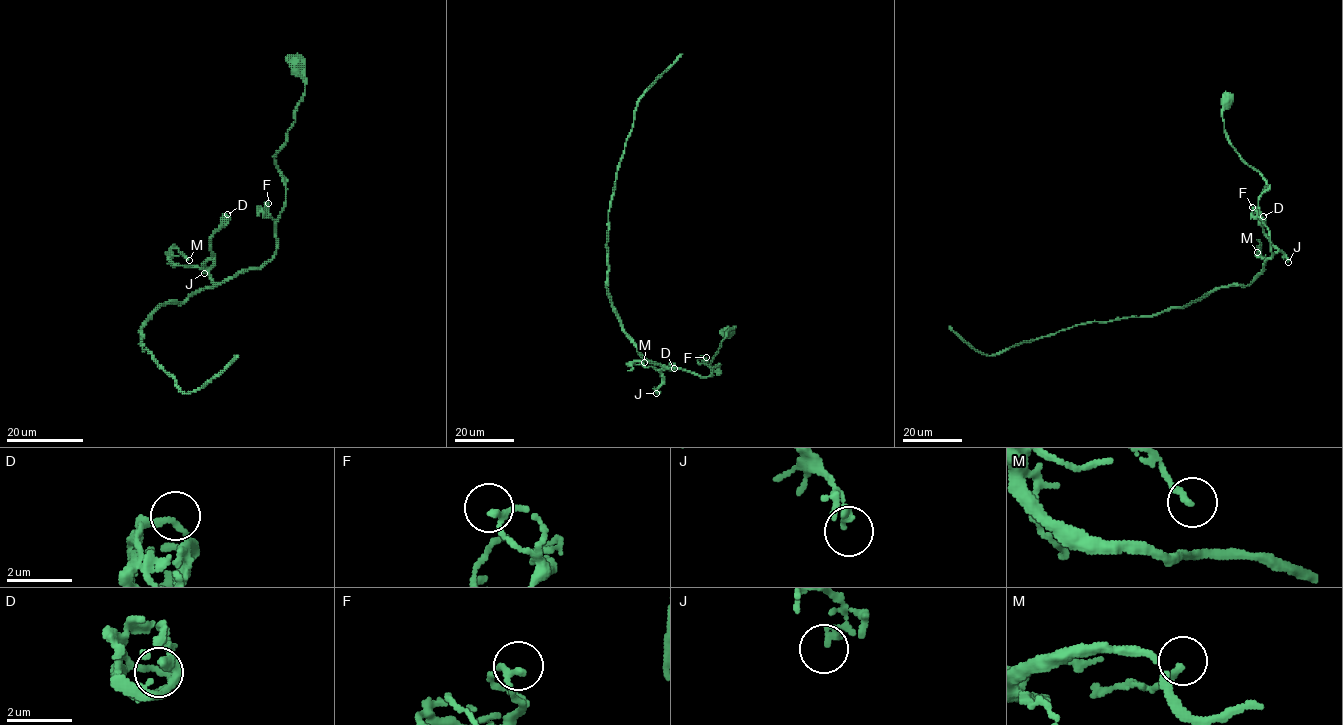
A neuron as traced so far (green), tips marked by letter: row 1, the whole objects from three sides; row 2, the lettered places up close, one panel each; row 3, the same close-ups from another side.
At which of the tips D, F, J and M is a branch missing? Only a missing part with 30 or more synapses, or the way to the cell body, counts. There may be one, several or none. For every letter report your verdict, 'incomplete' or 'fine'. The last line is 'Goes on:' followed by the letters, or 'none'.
D: fine
F: fine
J: fine
M: fine
Goes on: none

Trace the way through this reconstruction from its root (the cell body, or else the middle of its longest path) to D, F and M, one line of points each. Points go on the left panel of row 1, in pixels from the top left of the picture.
D: (298, 63), (304, 96), (275, 155), (286, 193), (276, 254), (214, 283), (210, 238), (227, 214)
F: (298, 63), (305, 91), (288, 139), (275, 155), (286, 193), (284, 208), (276, 220), (268, 214), (268, 203)
M: (298, 63), (304, 96), (275, 155), (286, 193), (276, 254), (217, 283), (175, 265), (170, 250), (189, 260)

